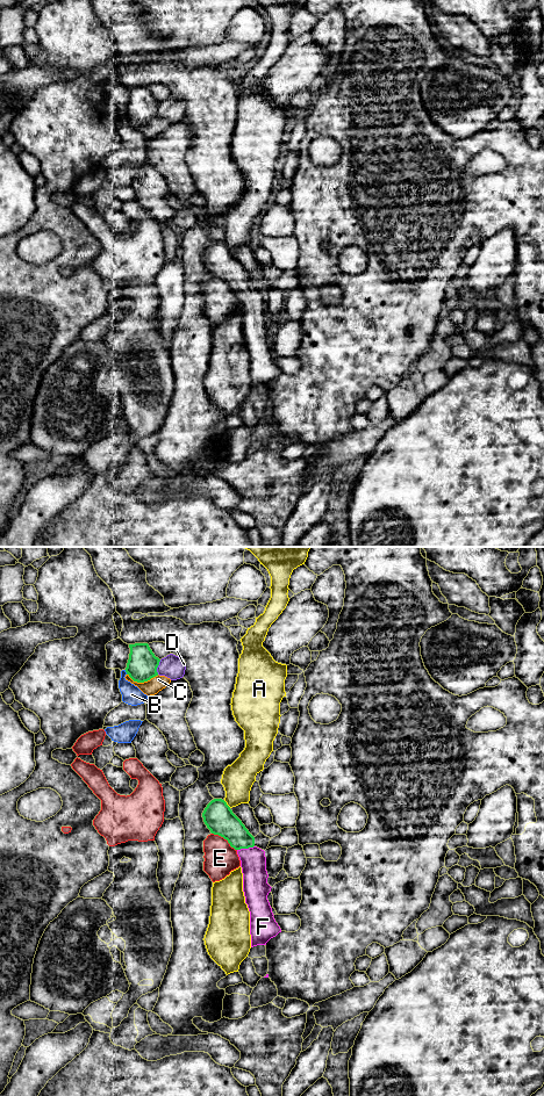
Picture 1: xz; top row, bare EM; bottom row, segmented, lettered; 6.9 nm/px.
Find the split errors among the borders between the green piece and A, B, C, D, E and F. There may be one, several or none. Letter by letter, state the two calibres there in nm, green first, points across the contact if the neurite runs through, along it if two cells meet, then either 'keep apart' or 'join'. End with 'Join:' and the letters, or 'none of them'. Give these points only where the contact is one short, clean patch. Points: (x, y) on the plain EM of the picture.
A: 200/220 nm | keep apart
B: 220/140 nm | keep apart
C: 220/110 nm | keep apart
D: 220/160 nm | along xz (160, 102), (157, 116) | keep apart
E: 200/220 nm | keep apart
F: 200/180 nm | across xz (221, 264), (245, 290), (252, 303) | join
Join: F

